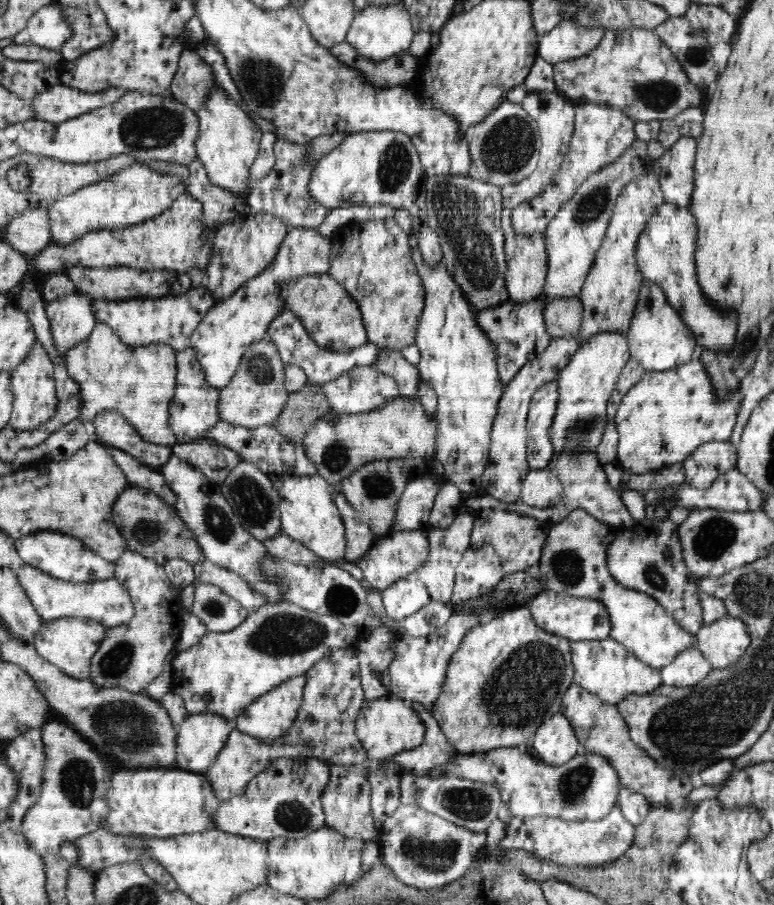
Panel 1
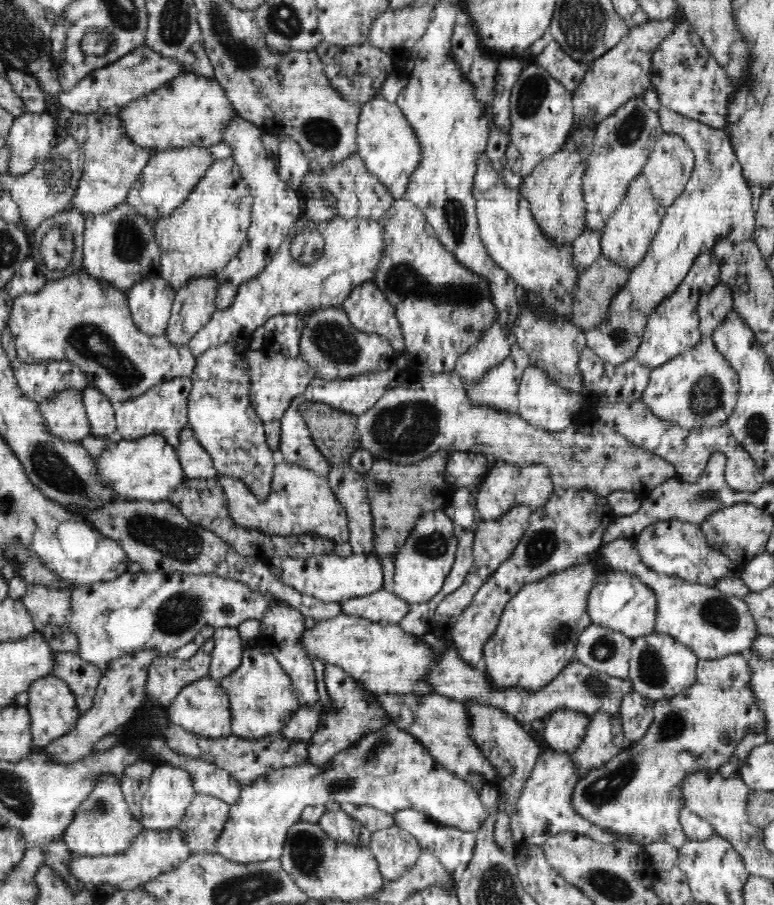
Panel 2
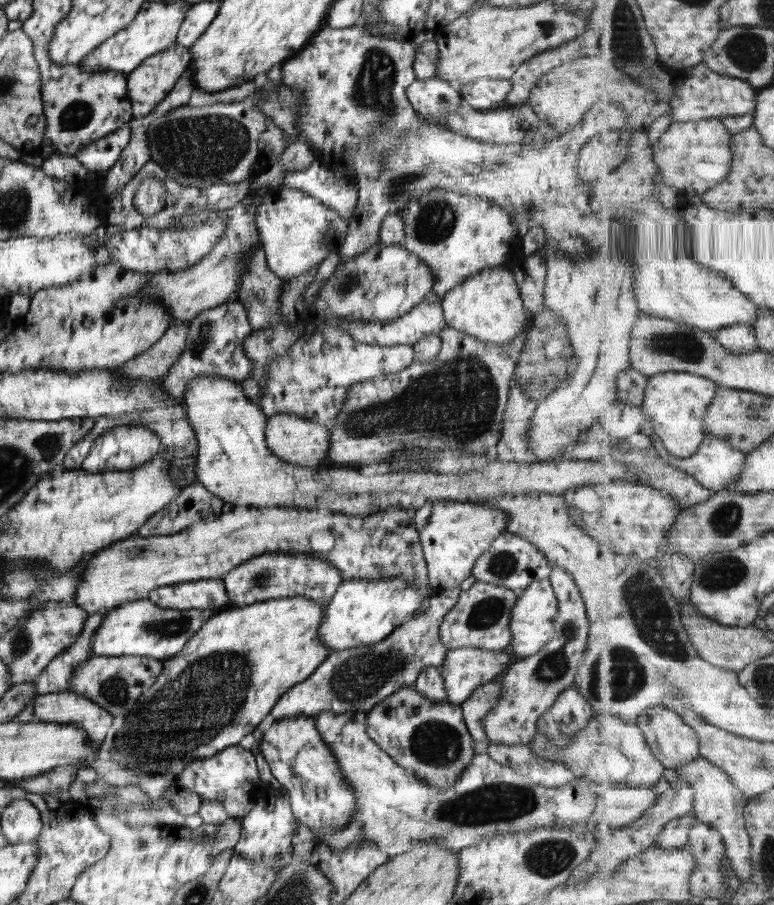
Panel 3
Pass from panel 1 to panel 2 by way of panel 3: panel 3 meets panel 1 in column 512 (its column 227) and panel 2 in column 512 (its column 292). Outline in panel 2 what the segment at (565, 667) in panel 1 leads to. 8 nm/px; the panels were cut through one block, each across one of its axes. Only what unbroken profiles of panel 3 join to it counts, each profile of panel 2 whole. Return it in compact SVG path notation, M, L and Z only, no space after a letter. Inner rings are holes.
M587 558L578 566L556 572L539 581L525 584L504 607L498 626L484 644L486 675L494 687L507 689L520 687L526 691L540 690L548 684L565 666L575 659L576 645L580 633L592 624L588 616L588 596L601 571L593 558Z

